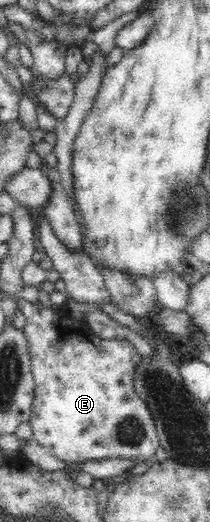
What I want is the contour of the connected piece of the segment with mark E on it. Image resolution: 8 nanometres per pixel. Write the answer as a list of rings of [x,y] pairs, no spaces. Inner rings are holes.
[[[20,299],[16,309],[25,317],[25,335],[31,368],[35,381],[32,413],[33,439],[43,445],[54,457],[65,462],[106,459],[131,459],[143,465],[156,455],[159,437],[144,400],[134,393],[132,373],[141,355],[126,340],[100,339],[86,321],[71,318],[61,310],[52,310],[40,301],[30,303]]]

